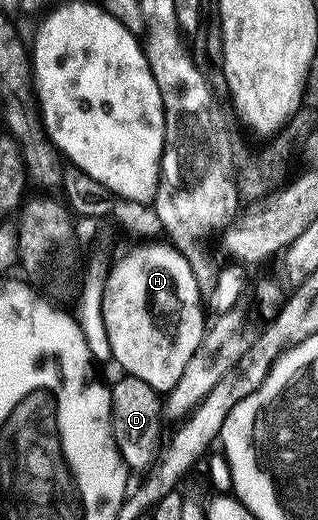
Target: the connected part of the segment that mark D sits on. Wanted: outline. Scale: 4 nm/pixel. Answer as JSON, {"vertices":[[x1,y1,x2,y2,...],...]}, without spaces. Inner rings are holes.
{"vertices":[[120,375,120,380,110,385,111,391,111,429,117,450,128,469,150,469,161,455,163,436,163,418,165,404,160,393,149,386,149,382,141,382,141,378],[163,436,163,437,162,437],[159,439,160,444,159,444]]}

